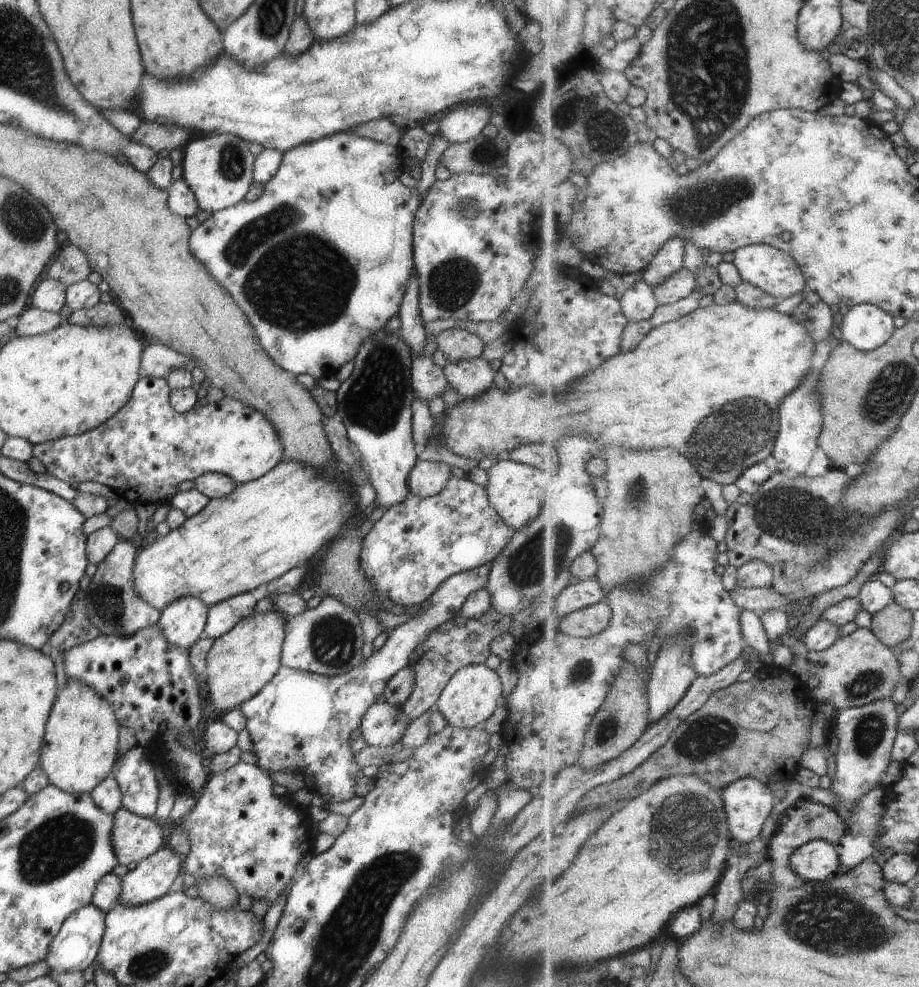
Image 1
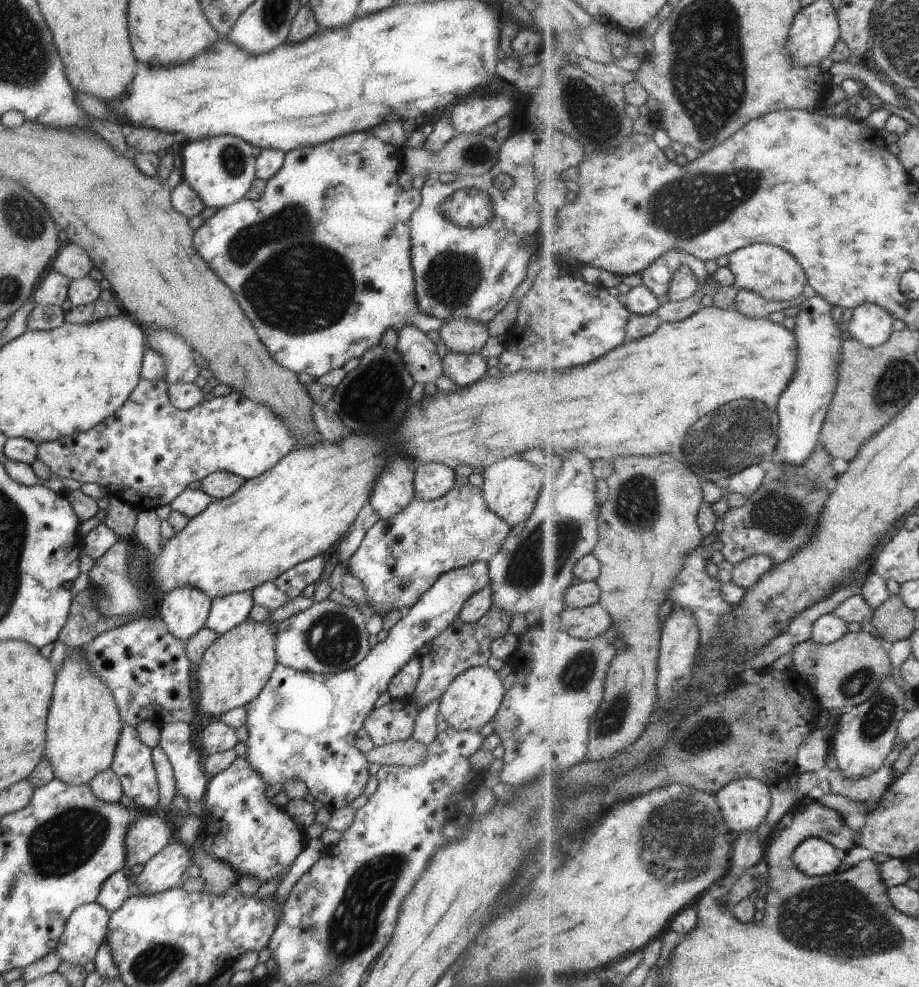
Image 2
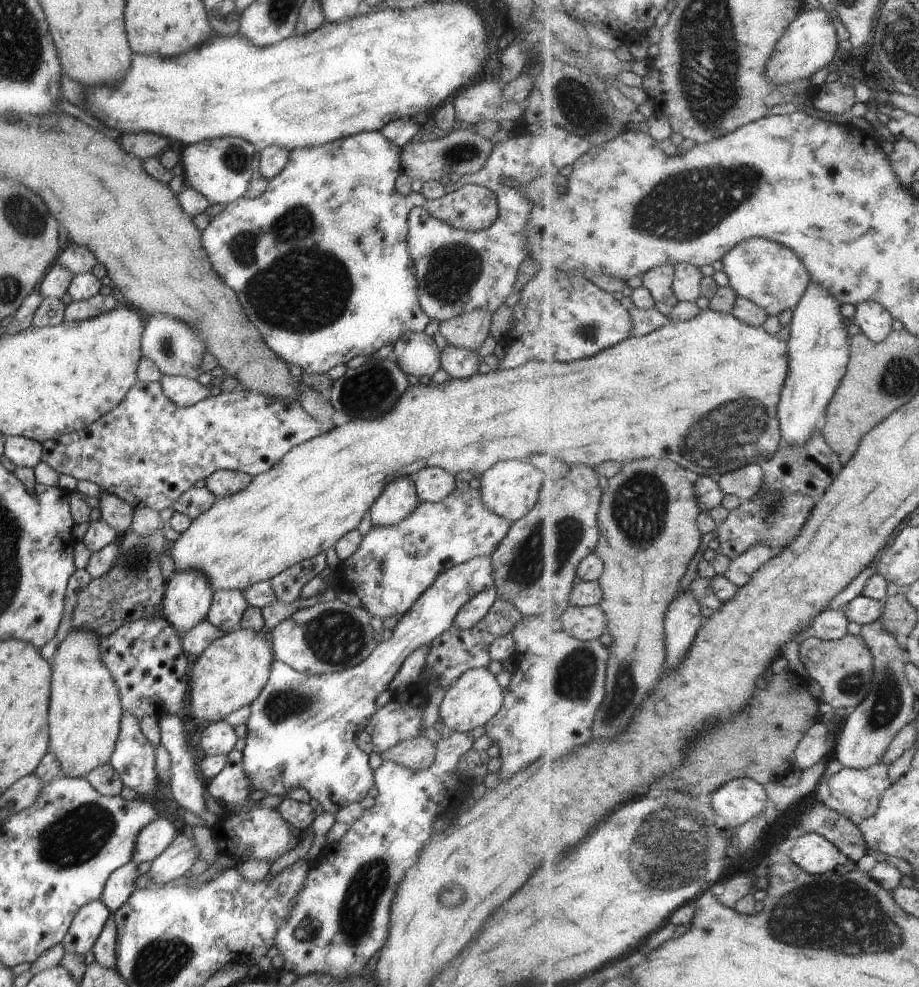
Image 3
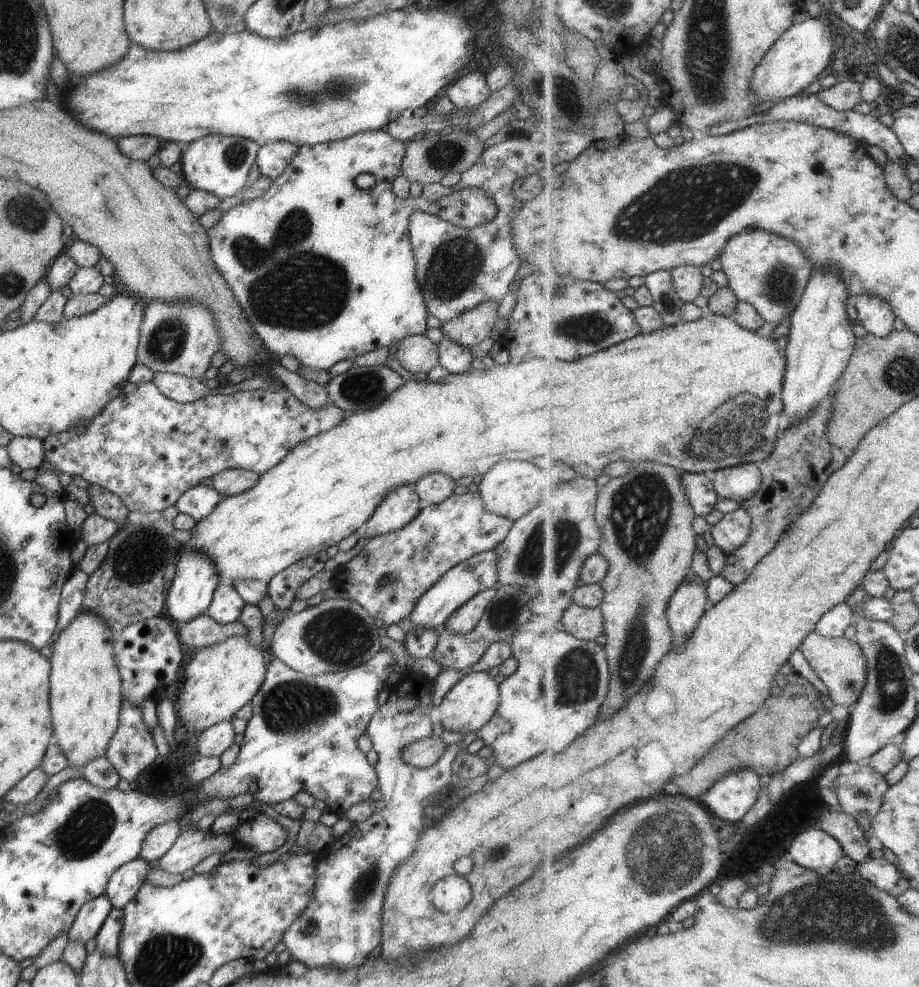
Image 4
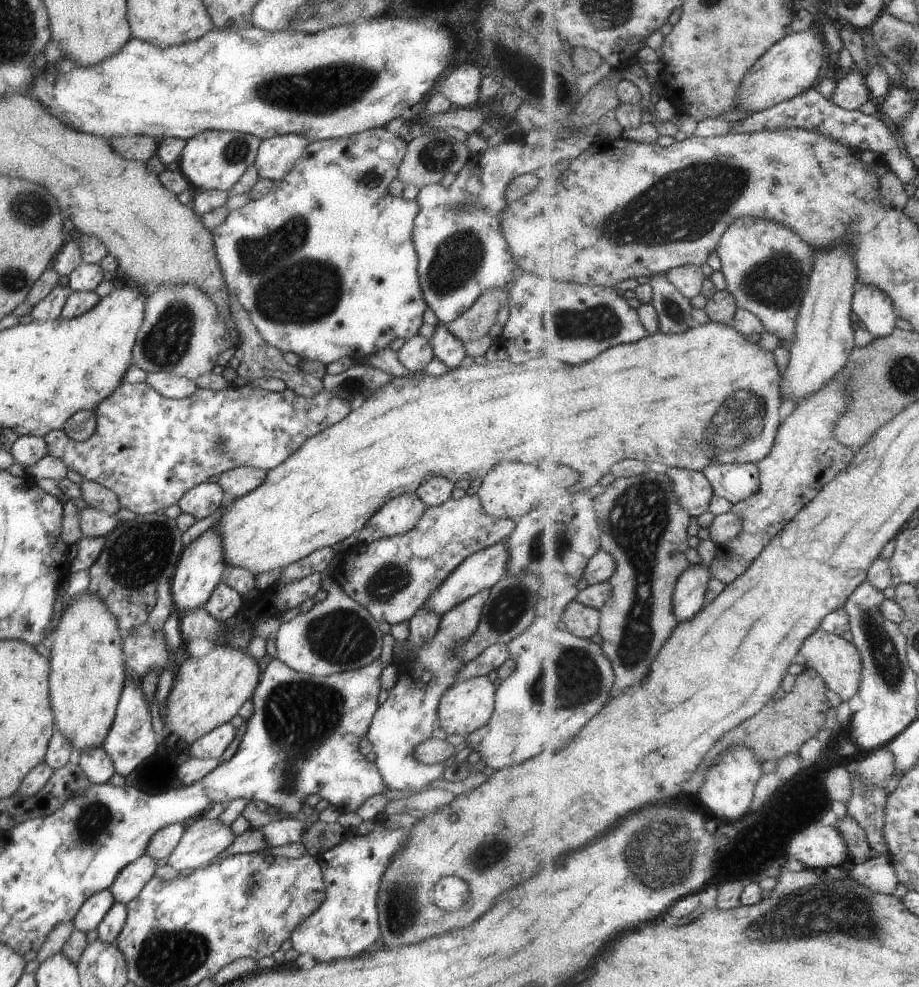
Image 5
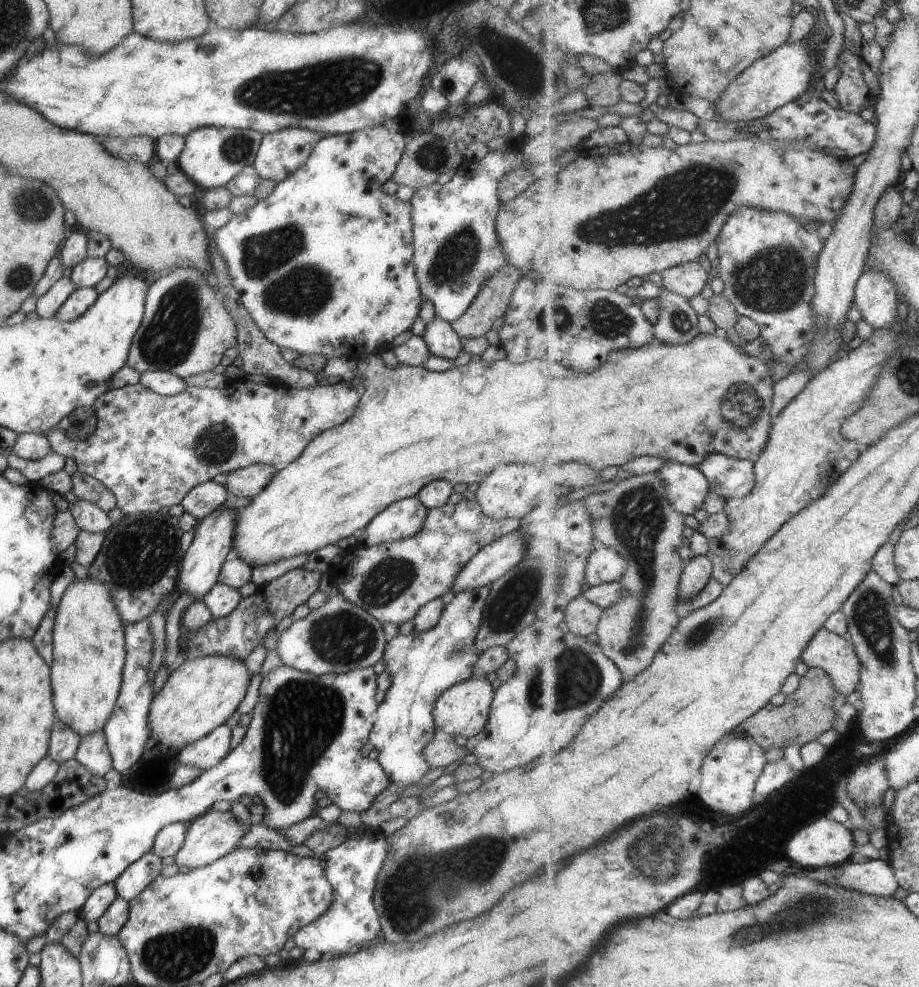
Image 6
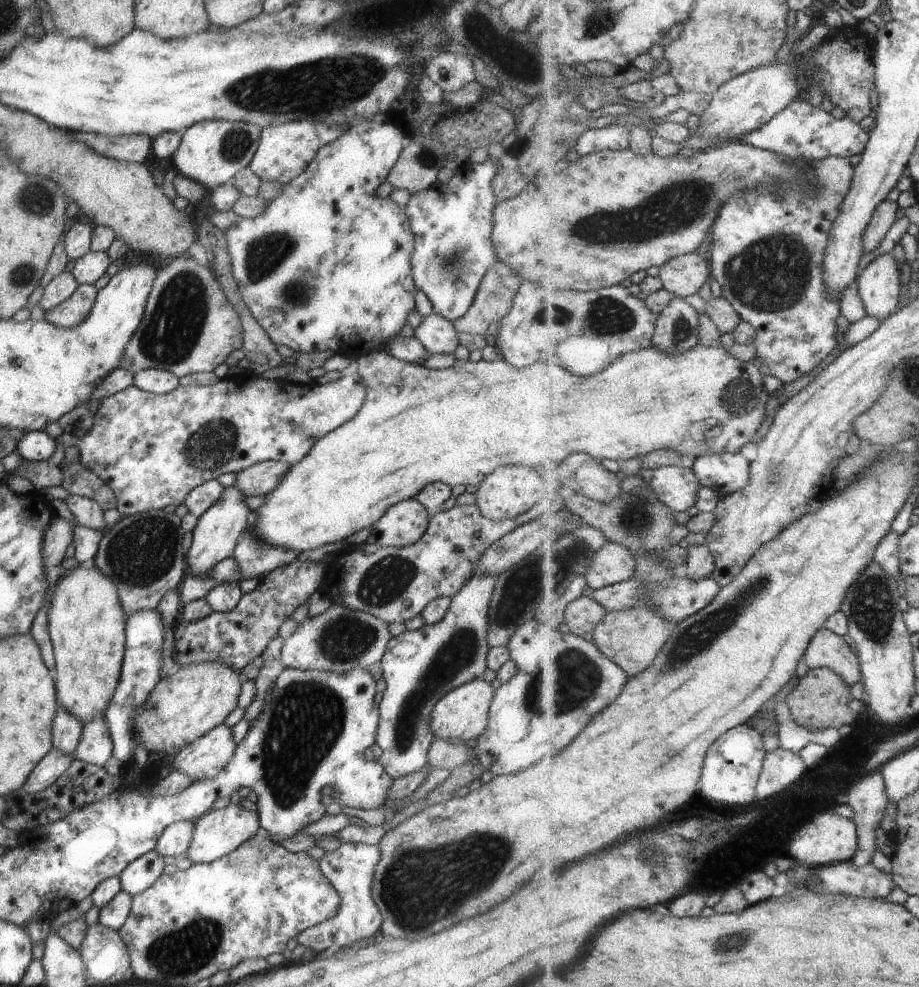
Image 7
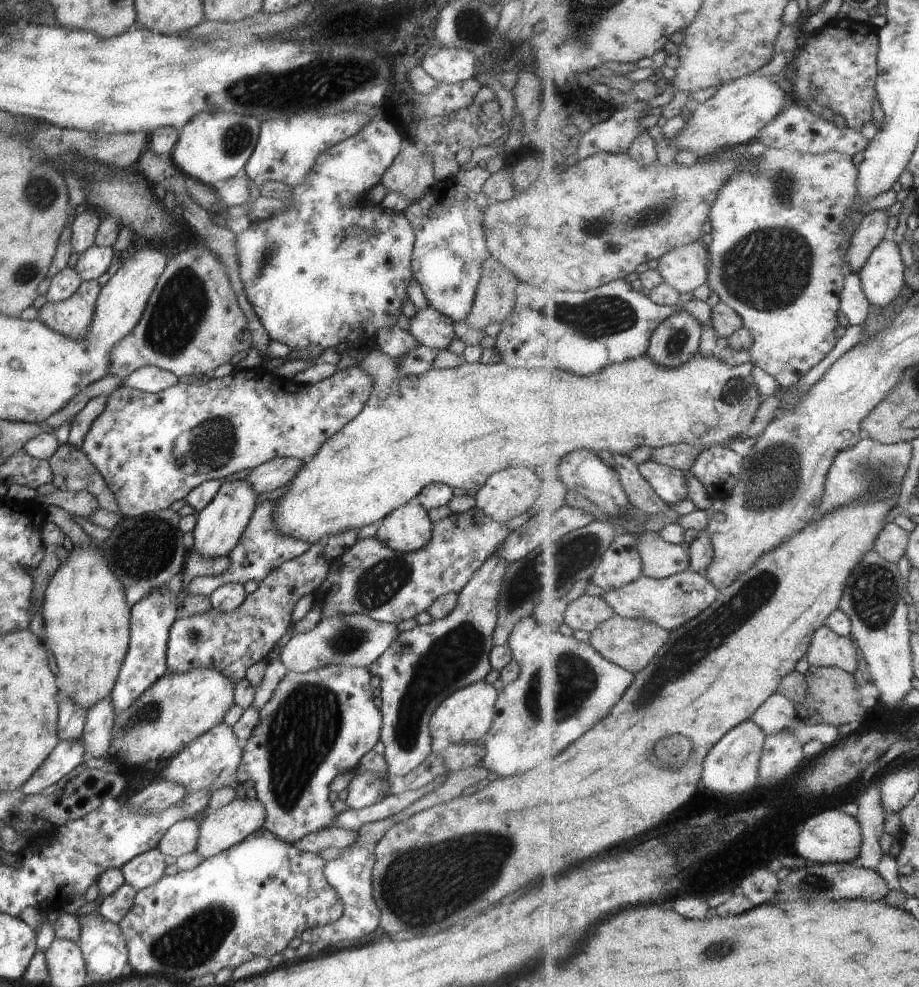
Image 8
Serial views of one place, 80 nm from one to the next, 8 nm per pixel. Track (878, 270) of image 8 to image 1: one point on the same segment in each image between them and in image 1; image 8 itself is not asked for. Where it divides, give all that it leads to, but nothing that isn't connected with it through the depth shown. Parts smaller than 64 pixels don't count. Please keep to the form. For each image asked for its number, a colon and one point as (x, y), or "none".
1: (867, 326)
2: (871, 324)
3: (873, 318)
4: (876, 315)
5: (875, 308)
6: (876, 296)
7: (879, 282)

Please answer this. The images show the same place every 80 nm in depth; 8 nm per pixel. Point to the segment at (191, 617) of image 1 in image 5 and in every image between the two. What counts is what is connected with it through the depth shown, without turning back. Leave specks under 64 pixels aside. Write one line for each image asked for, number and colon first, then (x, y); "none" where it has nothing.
2: (183, 610)
3: (187, 595)
4: (190, 592)
5: (199, 569)

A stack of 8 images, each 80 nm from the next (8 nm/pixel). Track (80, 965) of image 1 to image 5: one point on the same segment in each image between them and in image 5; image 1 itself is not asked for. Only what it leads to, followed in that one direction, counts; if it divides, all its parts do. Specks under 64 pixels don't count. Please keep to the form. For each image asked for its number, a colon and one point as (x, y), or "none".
2: (85, 928)
3: (86, 923)
4: (89, 917)
5: (89, 914)

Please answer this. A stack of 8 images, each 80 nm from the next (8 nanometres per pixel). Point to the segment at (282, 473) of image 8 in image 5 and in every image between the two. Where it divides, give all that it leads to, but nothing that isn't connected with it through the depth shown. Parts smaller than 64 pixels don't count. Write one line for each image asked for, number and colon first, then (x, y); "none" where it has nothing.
5: (235, 482)
6: (247, 481)
7: (259, 478)

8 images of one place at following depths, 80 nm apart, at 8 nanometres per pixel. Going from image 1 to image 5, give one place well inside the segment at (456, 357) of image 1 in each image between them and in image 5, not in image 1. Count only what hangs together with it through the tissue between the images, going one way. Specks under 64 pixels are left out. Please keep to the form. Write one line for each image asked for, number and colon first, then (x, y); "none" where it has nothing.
2: (461, 335)
3: (468, 330)
4: (469, 328)
5: (475, 321)

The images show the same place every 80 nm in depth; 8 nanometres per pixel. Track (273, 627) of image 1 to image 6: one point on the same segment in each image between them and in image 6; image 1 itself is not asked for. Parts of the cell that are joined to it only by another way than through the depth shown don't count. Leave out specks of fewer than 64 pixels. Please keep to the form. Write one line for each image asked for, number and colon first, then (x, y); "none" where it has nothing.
2: (233, 668)
3: (229, 672)
4: (219, 679)
5: (207, 691)
6: (199, 694)

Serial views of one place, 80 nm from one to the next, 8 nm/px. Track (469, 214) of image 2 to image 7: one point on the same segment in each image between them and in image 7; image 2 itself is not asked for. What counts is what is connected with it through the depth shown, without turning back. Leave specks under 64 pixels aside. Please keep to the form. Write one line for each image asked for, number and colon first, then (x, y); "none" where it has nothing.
3: (335, 203)
4: (262, 248)
5: (336, 193)
6: (323, 265)
7: (326, 266)

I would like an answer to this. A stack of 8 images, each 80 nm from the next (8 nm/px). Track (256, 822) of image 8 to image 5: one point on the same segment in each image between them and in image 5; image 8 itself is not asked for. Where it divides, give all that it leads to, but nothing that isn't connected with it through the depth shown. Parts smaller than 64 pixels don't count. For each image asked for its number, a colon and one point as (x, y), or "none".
5: (203, 839)
6: (213, 834)
7: (215, 833)

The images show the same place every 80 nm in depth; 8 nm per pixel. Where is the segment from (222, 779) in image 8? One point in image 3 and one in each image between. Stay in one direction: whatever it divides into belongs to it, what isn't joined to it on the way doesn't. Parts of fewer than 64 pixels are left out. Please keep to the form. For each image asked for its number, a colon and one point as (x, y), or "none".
3: (218, 738)
4: (211, 742)
5: (211, 745)
6: (207, 751)
7: (201, 759)

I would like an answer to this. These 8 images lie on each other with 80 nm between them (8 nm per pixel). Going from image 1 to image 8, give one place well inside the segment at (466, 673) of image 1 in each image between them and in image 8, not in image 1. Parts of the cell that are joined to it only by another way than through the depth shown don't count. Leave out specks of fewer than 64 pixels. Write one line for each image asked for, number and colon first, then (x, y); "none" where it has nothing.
2: (474, 695)
3: (471, 700)
4: (471, 701)
5: (464, 706)
6: (460, 710)
7: (461, 714)
8: (465, 715)

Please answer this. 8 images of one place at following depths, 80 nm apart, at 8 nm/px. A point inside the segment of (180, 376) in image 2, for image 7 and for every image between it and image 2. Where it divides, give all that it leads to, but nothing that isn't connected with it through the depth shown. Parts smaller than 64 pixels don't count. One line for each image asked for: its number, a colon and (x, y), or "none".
3: (175, 348)
4: (178, 338)
5: (189, 349)
6: (184, 330)
7: (188, 325)

